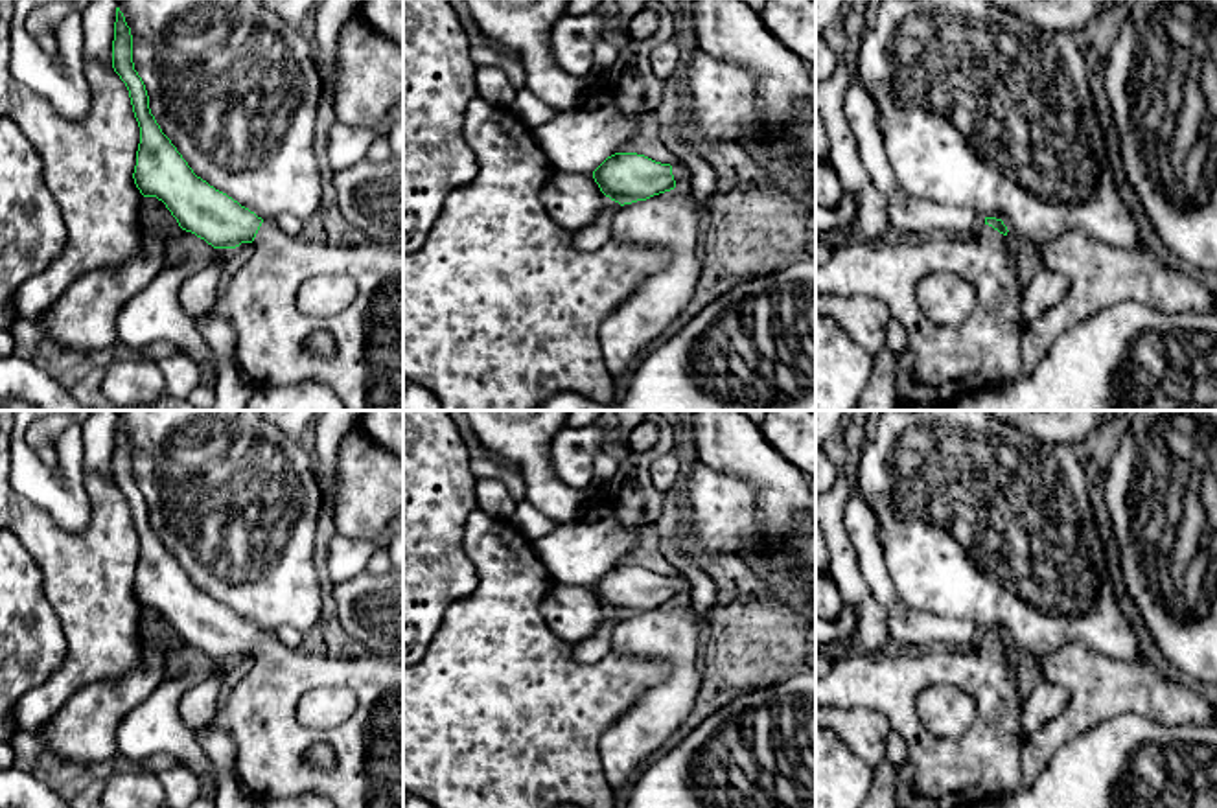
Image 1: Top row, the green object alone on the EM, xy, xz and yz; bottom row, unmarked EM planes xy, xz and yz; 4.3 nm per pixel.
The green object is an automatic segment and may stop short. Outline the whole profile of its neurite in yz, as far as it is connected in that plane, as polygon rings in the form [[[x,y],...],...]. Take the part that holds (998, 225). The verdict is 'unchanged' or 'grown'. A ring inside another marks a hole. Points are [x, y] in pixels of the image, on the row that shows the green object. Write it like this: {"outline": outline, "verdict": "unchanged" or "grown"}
{"outline": [[[985,217],[978,234],[926,236],[893,243],[884,237],[867,241],[856,236],[838,245],[827,263],[816,269],[816,293],[880,300],[908,331],[908,344],[897,355],[895,392],[900,407],[941,410],[963,392],[1005,385],[1020,375],[1020,339],[1026,320],[1020,311],[1022,283],[1007,254],[1007,226],[1002,219]],[[933,272],[956,274],[974,285],[976,304],[956,326],[930,320],[917,302],[919,282]]], "verdict": "grown"}

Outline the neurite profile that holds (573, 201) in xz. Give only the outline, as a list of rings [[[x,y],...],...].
[[[554,171],[545,182],[539,201],[562,228],[578,232],[598,217],[604,193],[591,175]]]

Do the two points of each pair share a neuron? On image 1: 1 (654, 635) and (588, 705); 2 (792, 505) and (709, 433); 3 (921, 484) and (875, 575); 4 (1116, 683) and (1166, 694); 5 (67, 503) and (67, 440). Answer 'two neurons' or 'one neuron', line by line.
1: two neurons
2: one neuron
3: two neurons
4: one neuron
5: one neuron

